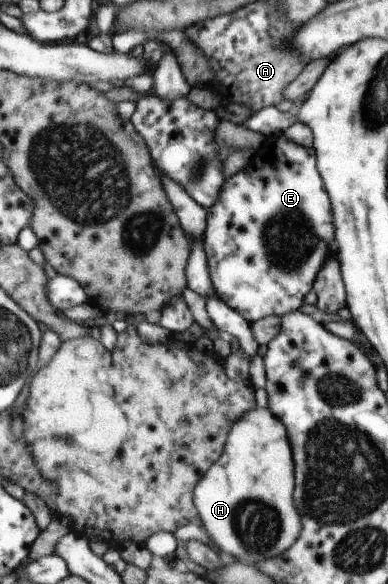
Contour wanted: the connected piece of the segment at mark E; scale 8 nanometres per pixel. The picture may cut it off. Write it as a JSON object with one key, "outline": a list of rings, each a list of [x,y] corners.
{"outline":[[[284,134],[266,136],[255,149],[251,163],[233,175],[233,179],[225,181],[221,203],[208,209],[207,229],[202,240],[211,281],[219,299],[248,322],[269,316],[282,317],[299,309],[305,295],[311,291],[311,285],[315,285],[325,257],[333,249],[331,243],[335,243],[333,204],[321,179],[315,149],[301,147]]]}

